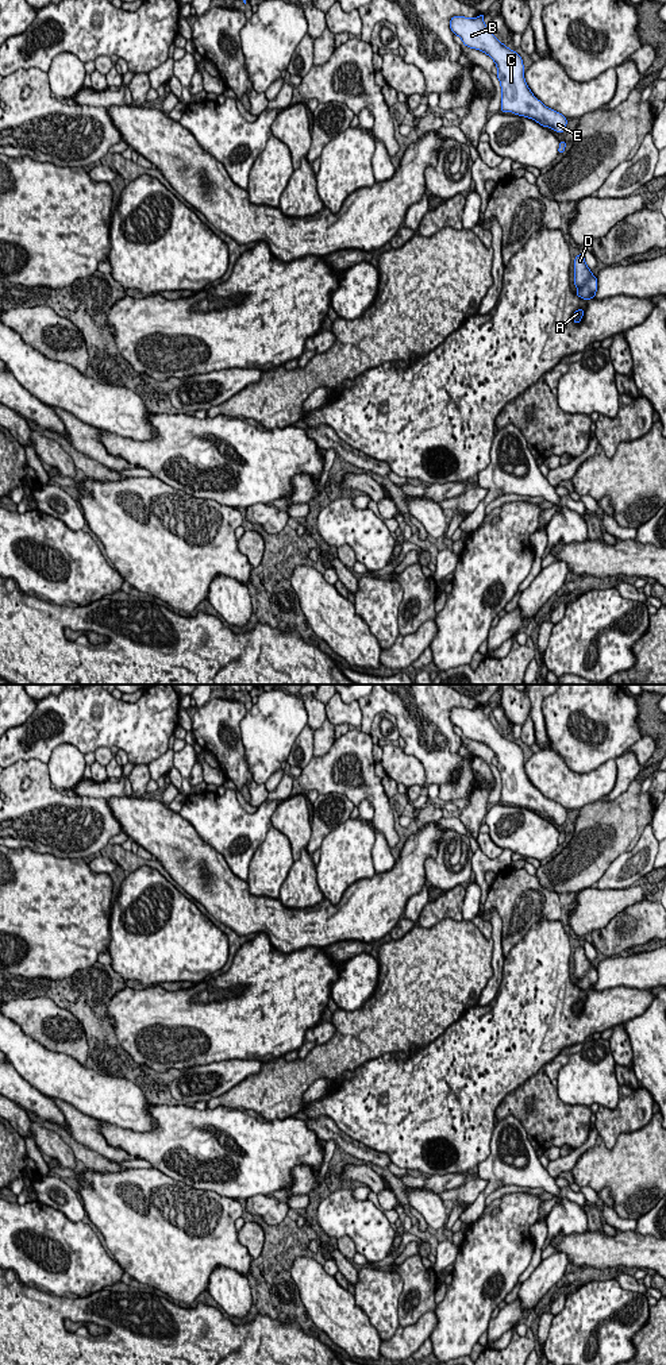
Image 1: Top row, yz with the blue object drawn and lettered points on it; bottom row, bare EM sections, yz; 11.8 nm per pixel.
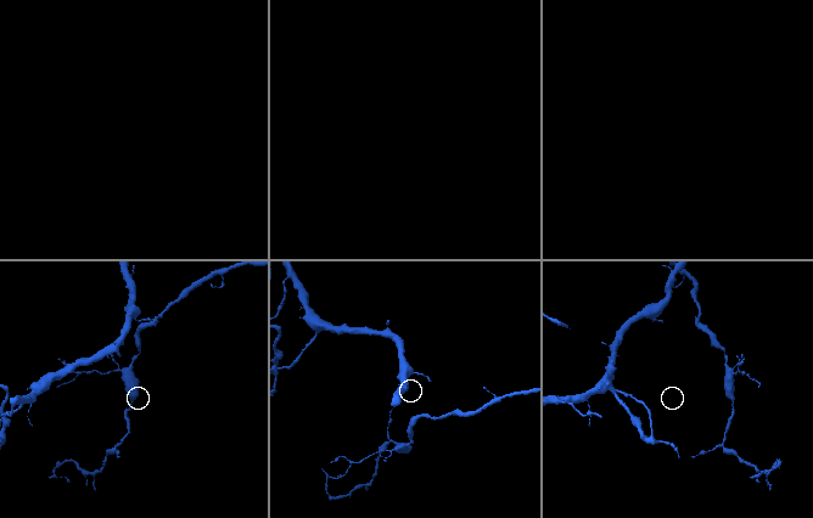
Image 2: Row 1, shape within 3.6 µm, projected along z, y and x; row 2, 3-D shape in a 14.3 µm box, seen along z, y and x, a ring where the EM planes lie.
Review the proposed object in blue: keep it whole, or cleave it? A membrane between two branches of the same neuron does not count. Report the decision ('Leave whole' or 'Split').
Leave whole

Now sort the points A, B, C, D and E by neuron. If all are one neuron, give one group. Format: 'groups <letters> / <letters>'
groups A B C D E

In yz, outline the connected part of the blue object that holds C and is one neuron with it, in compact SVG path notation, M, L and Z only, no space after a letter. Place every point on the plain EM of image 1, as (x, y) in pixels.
M485 706L470 710L465 707L453 707L450 720L458 726L463 736L484 743L497 757L497 770L501 776L500 803L513 803L538 813L543 818L550 818L557 824L565 824L567 810L547 799L530 782L524 771L523 749L492 725L484 714Z

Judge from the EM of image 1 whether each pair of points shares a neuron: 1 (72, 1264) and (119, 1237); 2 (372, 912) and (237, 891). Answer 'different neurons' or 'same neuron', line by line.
1: different neurons
2: same neuron

